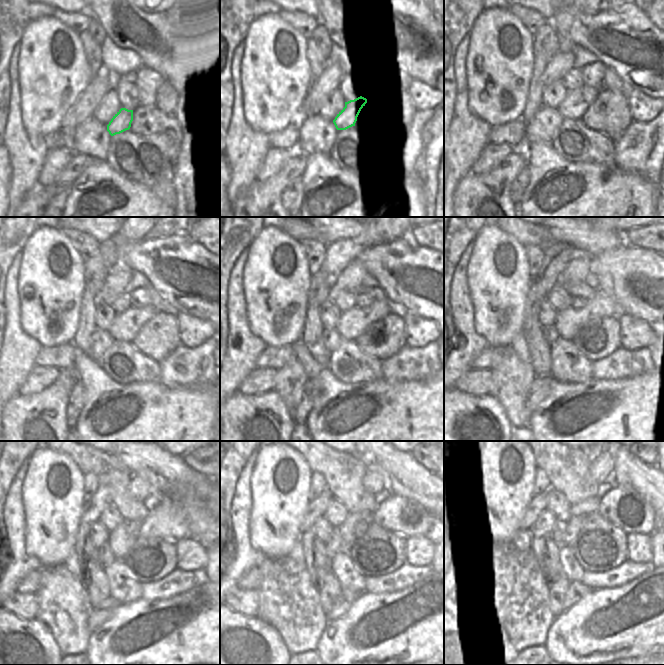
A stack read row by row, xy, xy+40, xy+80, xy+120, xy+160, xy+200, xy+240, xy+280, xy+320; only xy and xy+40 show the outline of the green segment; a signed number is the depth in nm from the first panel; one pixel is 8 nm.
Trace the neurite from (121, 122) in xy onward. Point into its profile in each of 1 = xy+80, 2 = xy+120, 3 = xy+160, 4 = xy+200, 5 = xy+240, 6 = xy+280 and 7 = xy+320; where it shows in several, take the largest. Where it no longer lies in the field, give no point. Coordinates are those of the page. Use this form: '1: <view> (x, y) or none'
1: xy+80 (576, 102)
2: xy+120 (126, 325)
3: xy+160 (352, 323)
4: xy+200 (602, 304)
5: xy+240 (167, 520)
6: xy+280 (398, 514)
7: xy+320 (625, 508)

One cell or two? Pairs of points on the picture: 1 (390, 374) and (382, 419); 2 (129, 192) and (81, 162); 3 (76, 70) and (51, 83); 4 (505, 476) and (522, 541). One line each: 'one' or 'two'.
1: two
2: two
3: one
4: two

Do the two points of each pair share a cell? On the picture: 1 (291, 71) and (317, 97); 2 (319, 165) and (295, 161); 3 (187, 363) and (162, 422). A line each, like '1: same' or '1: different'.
1: different
2: different
3: different

